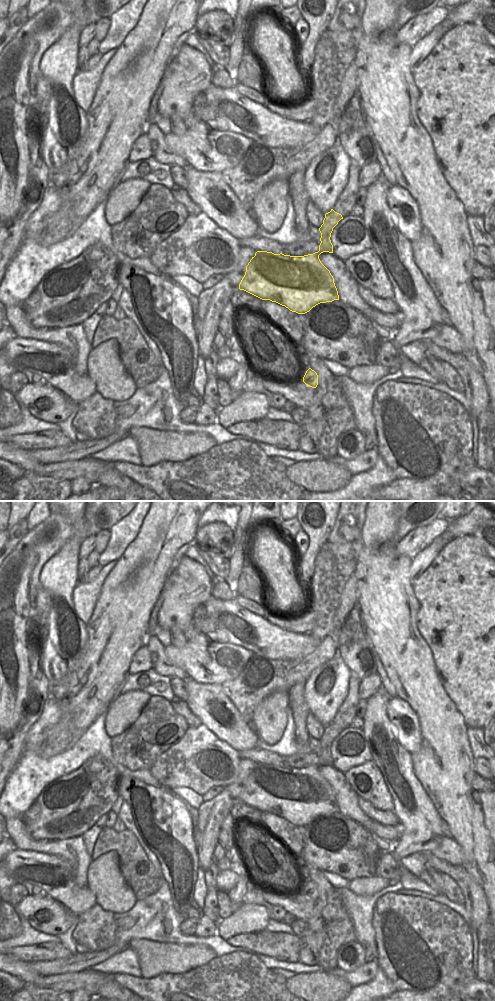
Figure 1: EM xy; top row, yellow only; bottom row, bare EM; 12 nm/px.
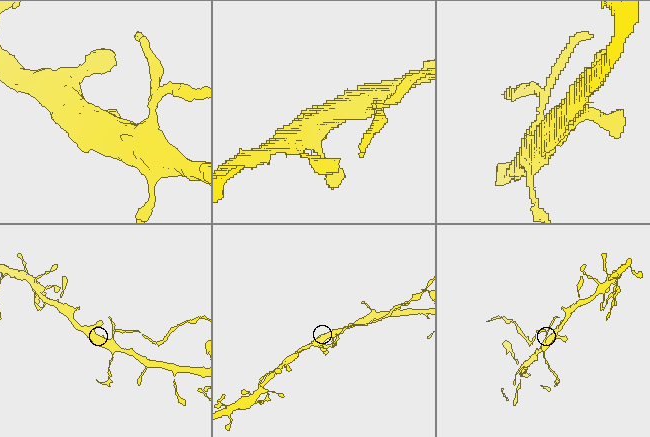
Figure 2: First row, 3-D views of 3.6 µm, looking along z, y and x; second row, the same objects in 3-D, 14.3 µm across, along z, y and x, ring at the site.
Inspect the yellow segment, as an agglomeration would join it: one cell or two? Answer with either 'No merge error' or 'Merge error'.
Merge error.

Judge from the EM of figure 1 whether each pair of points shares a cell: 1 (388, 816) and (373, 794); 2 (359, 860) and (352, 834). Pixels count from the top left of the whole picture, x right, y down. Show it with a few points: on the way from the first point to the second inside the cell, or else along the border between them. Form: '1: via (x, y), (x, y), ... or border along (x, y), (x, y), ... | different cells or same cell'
1: border along (363, 799), (380, 809), (393, 811) | different cells
2: via (354, 854), (352, 852), (352, 840) | same cell

